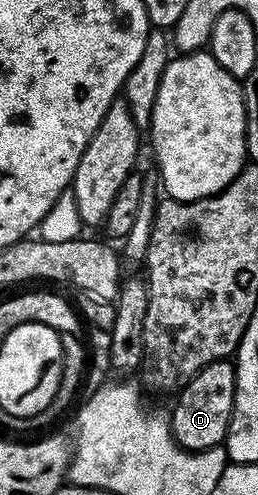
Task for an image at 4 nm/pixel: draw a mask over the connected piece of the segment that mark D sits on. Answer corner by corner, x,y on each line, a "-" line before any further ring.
229,359
212,361
200,369
176,394
177,406
171,412
173,439
194,453
210,449
224,442
229,434
229,420
233,418
233,404
237,394
237,370

